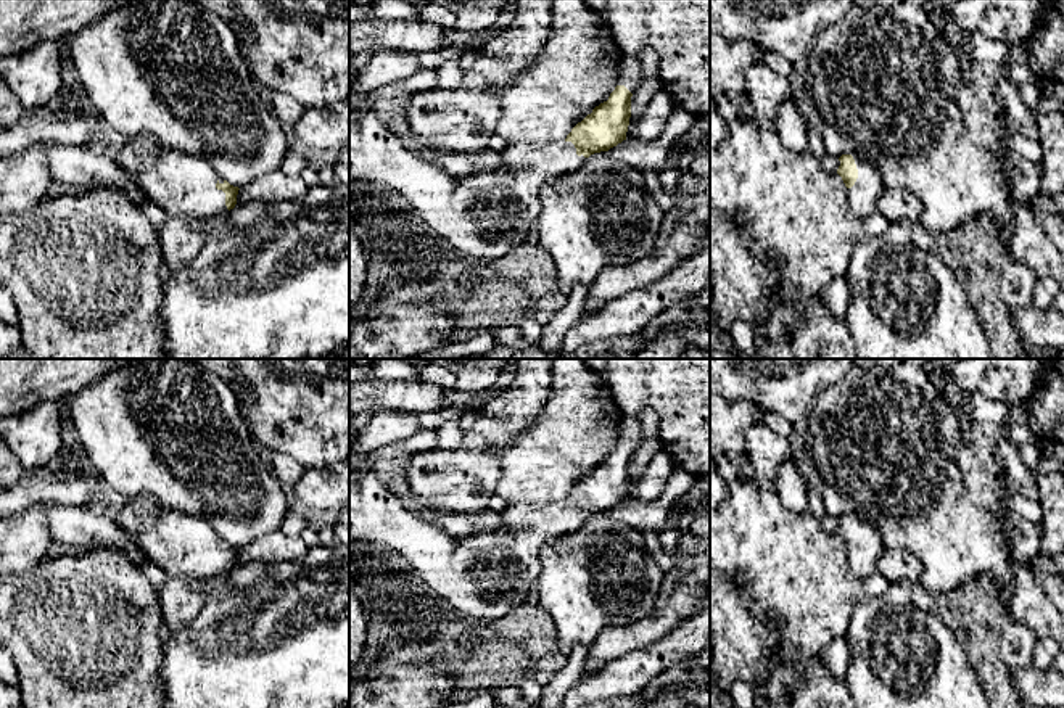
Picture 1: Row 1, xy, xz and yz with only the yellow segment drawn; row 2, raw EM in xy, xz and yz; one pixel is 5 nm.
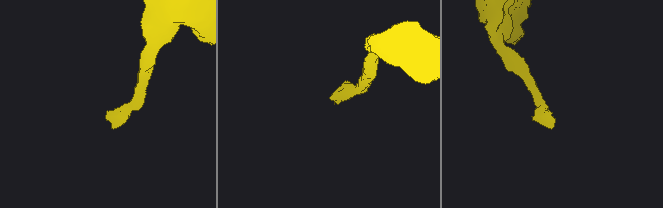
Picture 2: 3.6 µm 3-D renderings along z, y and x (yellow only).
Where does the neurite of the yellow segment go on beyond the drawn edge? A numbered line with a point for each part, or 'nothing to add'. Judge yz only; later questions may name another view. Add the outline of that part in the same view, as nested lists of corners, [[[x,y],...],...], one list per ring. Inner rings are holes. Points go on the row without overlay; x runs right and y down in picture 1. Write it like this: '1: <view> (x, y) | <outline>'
1: yz (861, 557) | [[[850,513],[858,529],[858,539],[852,549],[847,549],[850,571],[864,579],[876,571],[877,558],[887,550],[879,531],[869,521]]]

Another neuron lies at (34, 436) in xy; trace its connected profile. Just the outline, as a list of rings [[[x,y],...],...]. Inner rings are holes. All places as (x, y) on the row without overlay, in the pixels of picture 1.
[[[43,401],[10,417],[0,417],[0,436],[24,471],[48,473],[61,441],[61,402]]]

